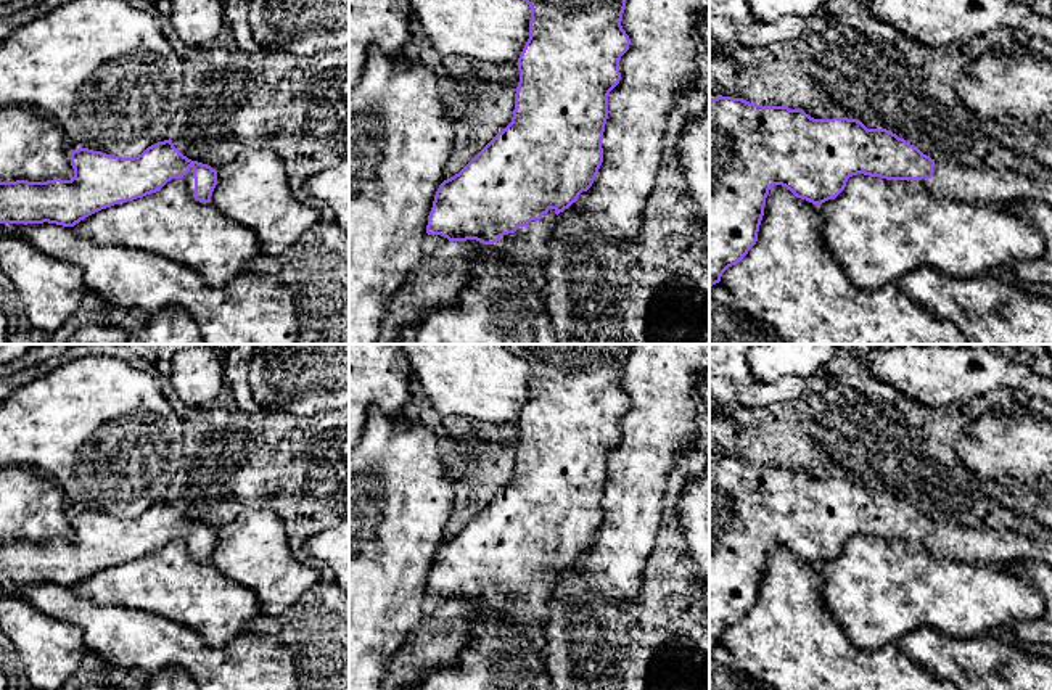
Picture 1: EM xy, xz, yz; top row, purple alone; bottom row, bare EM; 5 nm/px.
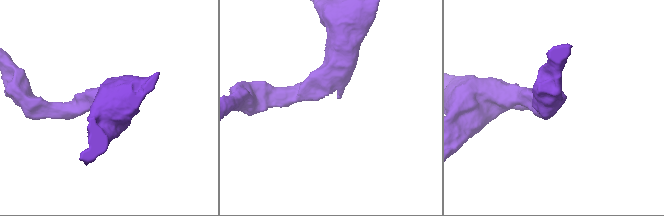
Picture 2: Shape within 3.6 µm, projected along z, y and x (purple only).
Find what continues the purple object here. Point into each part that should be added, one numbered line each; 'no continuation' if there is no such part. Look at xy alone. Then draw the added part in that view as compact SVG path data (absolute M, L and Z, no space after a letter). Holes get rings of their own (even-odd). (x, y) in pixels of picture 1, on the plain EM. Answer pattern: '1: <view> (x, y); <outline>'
1: xy (189, 541); M190 528L190 532L185 534L182 540L183 540L188 553L193 557L193 553L195 553L193 528Z

